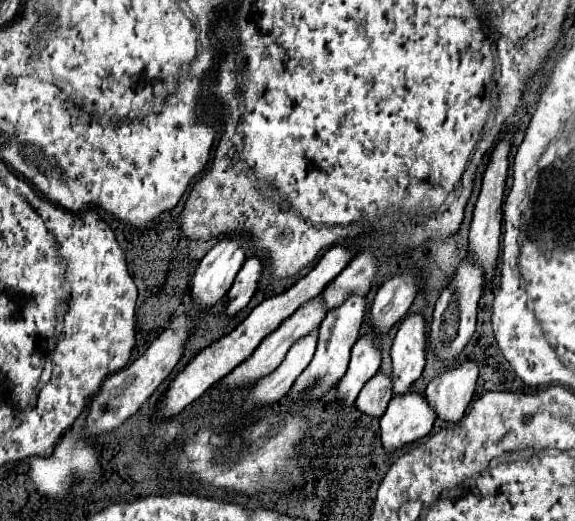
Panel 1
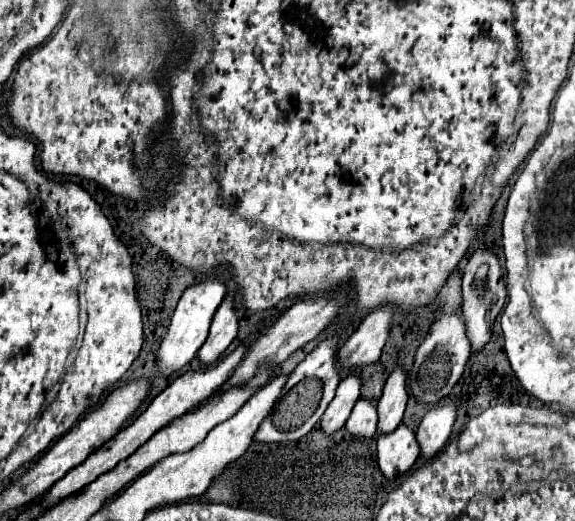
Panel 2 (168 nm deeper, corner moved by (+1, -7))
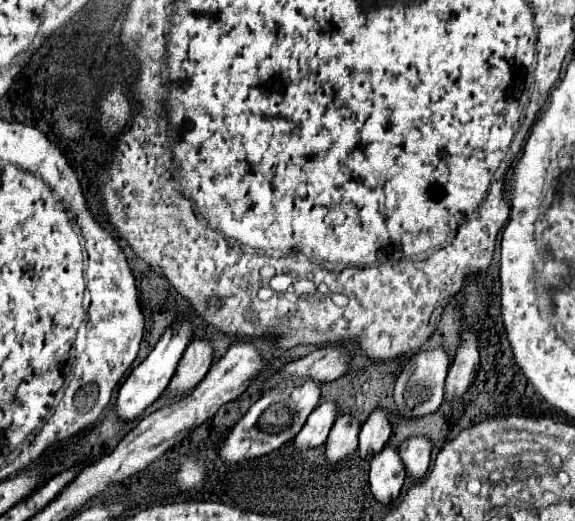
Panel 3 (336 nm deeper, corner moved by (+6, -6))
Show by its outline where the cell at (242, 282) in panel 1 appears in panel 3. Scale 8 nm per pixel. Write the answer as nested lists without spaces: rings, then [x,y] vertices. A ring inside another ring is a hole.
[[[192,340],[190,348],[186,348],[186,356],[182,356],[182,364],[178,364],[178,372],[174,374],[168,390],[172,394],[192,390],[210,370],[212,356],[214,348],[210,340]]]

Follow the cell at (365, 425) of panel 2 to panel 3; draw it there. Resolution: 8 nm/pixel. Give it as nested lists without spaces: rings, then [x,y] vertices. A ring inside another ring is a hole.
[[[344,414],[338,416],[330,436],[326,440],[326,458],[330,462],[340,462],[344,460],[350,452],[354,452],[358,448],[358,432],[360,432],[360,420]]]

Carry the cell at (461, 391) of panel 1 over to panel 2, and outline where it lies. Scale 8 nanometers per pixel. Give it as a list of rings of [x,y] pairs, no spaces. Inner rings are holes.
[[[441,401],[437,405],[433,405],[427,415],[423,417],[415,439],[419,441],[419,451],[425,459],[435,457],[441,447],[447,443],[449,435],[451,435],[451,427],[455,423],[455,413],[457,413],[457,403],[451,401]]]

